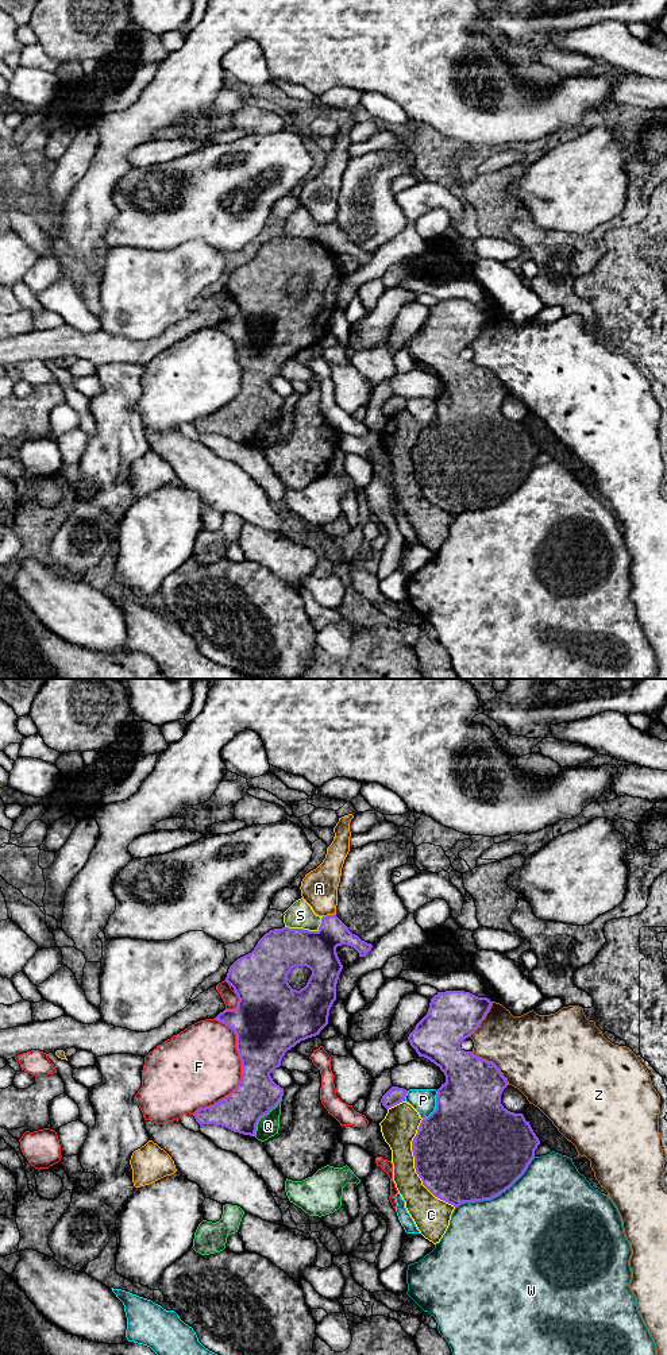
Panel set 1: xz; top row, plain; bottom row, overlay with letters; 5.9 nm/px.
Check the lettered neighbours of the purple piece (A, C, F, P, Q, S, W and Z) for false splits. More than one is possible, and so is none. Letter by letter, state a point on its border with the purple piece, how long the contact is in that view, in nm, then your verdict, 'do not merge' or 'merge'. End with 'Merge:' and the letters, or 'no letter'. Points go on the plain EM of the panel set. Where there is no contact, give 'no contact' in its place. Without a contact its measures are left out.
A: meets purple in xz at (328, 224); contact 80 nm long; do not merge
C: meets purple in xz at (415, 477); contact 550 nm long; do not merge
F: meets purple in xz at (242, 381); contact 600 nm long; do not merge
P: meets purple in xz at (436, 415); contact 200 nm long; do not merge
Q: meets purple in xz at (263, 424); contact 280 nm long; do not merge
S: meets purple in xz at (307, 239); contact 240 nm long; do not merge
W: meets purple in xz at (497, 504); contact 550 nm long; do not merge
Z: meets purple in xz at (493, 373); contact 300 nm long; do not merge
Merge: no letter

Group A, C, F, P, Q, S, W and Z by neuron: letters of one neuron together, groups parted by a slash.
A / C / F / P / Q / S / W / Z

